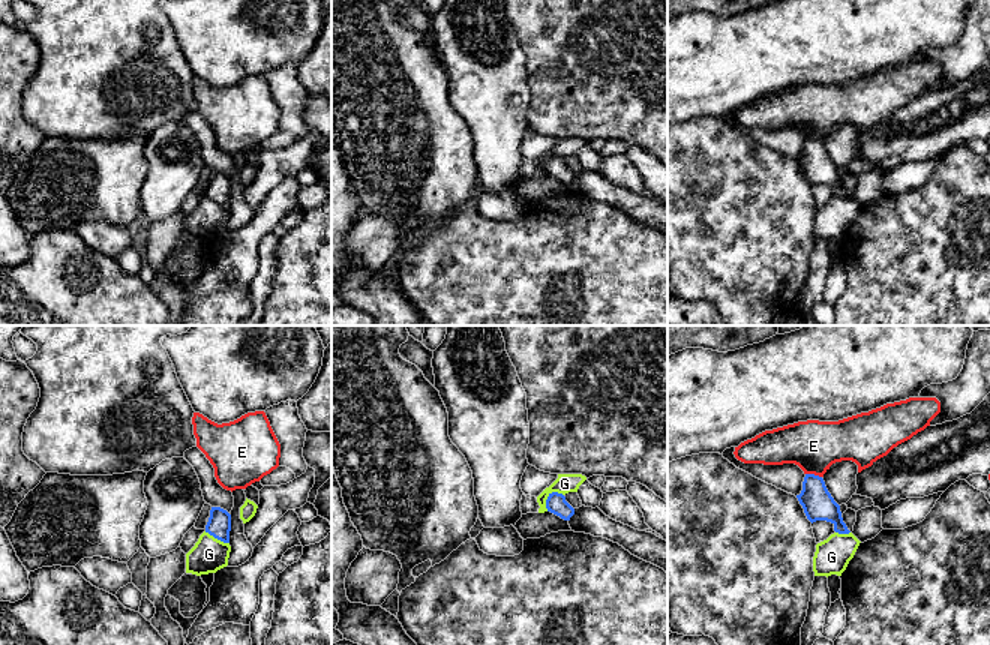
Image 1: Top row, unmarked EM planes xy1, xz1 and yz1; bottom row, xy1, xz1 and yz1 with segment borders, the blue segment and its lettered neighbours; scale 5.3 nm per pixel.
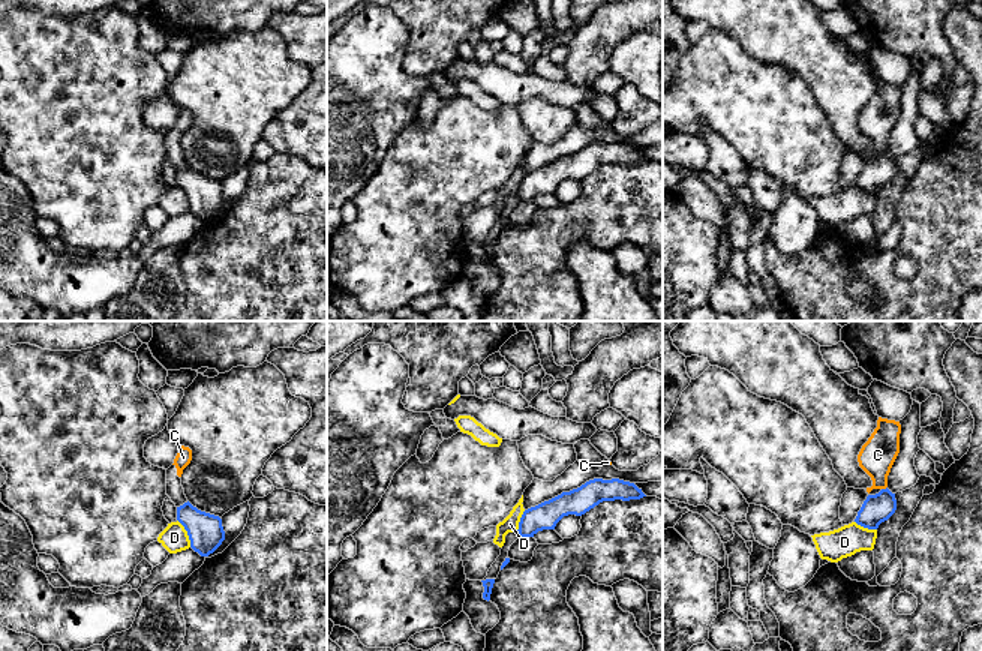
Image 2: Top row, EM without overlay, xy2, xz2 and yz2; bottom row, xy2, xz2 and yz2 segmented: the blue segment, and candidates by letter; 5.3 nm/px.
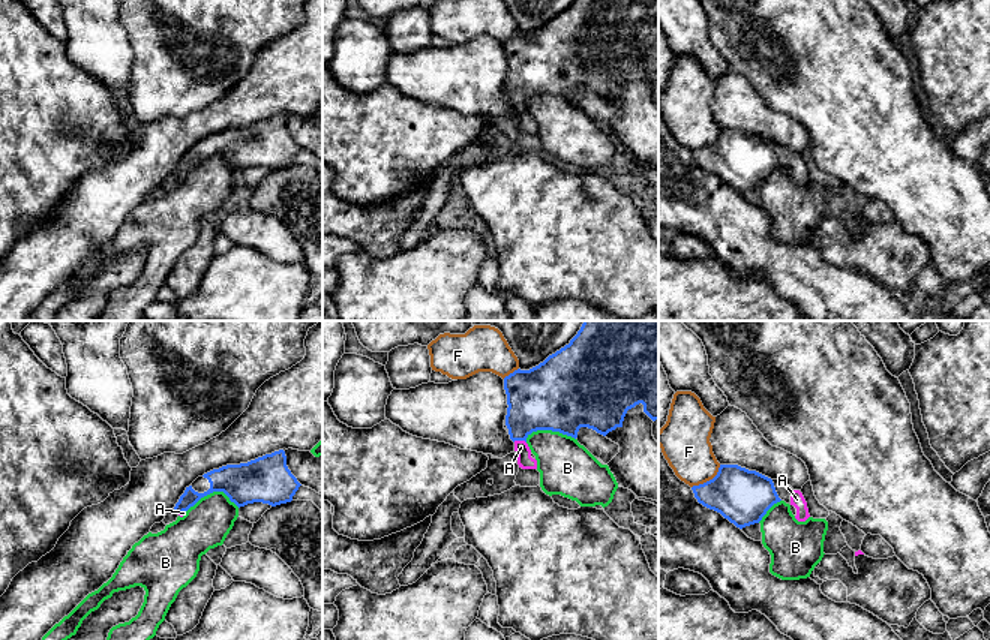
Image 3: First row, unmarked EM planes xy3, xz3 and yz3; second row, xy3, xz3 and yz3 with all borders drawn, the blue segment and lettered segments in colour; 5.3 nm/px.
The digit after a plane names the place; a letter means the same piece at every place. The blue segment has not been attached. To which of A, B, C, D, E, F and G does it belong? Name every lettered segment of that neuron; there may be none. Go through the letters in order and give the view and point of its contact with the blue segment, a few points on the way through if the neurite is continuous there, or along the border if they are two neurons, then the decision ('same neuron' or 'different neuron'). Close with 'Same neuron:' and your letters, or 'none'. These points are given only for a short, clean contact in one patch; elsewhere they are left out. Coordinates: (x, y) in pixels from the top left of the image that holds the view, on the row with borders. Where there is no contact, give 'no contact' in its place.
A: xz3 (519, 439) | across xz3 (539, 399), (521, 420), (519, 439), (521, 447) | same neuron
B: xy3 (212, 492) | different neuron
C: yz2 (883, 489) | different neuron
D: xy2 (188, 533) | along xy2 (177, 519), (186, 531), (191, 546) | different neuron
E: yz1 (813, 474) | along yz1 (806, 473), (821, 477) | different neuron
F: yz3 (710, 480) | different neuron
G: xz1 (548, 497) | along xz1 (561, 492), (552, 492), (548, 497), (546, 510) | different neuron
Same neuron: A

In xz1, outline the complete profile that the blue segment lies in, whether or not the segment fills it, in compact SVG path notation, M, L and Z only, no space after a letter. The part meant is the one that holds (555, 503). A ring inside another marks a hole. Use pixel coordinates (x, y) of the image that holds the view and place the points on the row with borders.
M558 492L549 494L546 508L564 520L570 520L570 518L574 514L574 508L566 501L566 496Z

